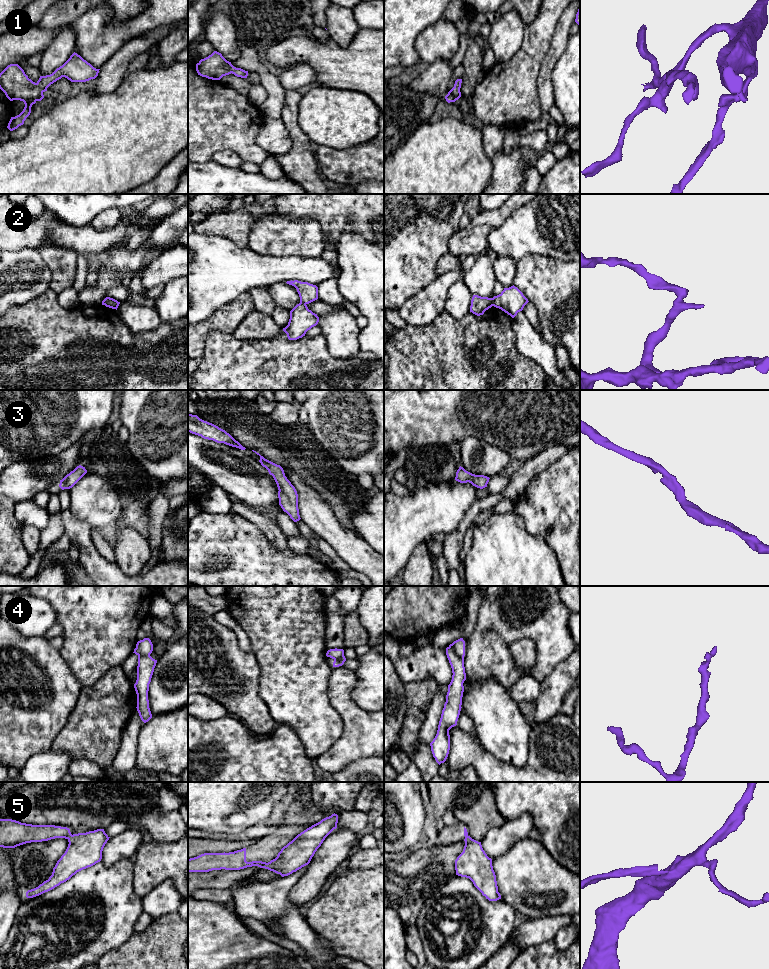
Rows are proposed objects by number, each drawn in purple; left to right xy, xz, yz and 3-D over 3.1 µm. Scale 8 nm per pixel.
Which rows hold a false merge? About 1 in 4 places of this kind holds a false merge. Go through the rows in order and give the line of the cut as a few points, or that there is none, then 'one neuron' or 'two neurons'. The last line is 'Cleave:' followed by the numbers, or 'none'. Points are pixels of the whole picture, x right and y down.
1: no cut; one neuron
2: cut in yz along (491, 298), (493, 305); two neurons
3: no cut; one neuron
4: cut in yz along (449, 646), (457, 655), (463, 658); two neurons
5: no cut; one neuron
Cleave: 2, 4

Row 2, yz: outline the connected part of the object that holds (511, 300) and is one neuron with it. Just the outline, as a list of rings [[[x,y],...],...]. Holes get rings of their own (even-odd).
[[[514,285],[509,288],[504,288],[499,295],[492,298],[493,306],[501,309],[512,318],[514,318],[518,312],[522,311],[528,302],[528,299]]]

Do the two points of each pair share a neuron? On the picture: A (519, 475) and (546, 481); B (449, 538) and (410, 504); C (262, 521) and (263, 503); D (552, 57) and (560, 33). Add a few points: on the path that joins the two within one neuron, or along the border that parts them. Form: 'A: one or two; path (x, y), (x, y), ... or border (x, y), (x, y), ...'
A: two; border (552, 463), (537, 473), (519, 496)
B: two; border (462, 518), (454, 530), (444, 535)
C: two; border (241, 502), (265, 513)
D: one; path (555, 51), (559, 39)

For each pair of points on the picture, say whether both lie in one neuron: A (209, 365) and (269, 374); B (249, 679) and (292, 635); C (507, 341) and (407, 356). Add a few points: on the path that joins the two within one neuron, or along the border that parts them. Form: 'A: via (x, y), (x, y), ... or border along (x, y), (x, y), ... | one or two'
A: via (224, 374), (254, 374) | one
B: border along (253, 651), (259, 665), (259, 693) | two
C: via (482, 352), (474, 353), (470, 356), (432, 356) | one

